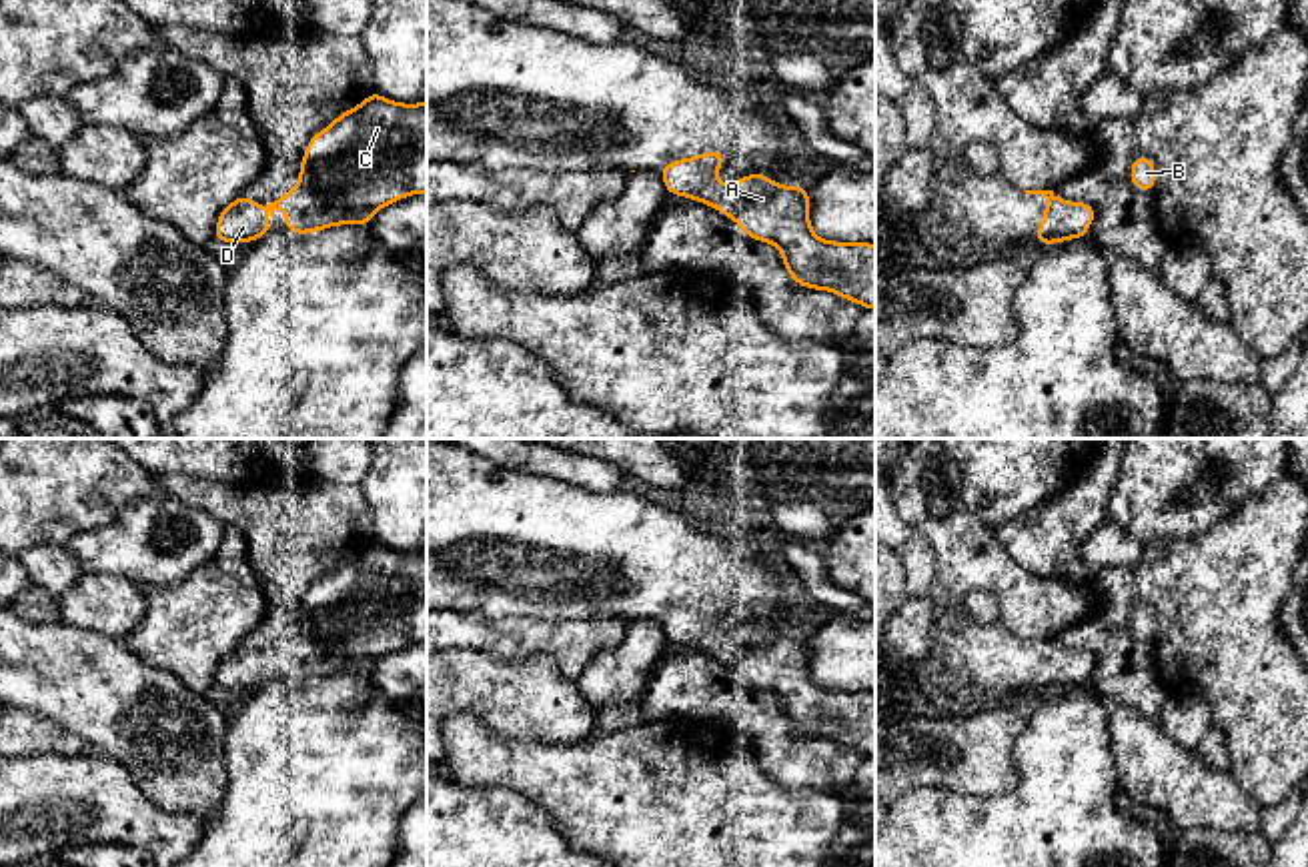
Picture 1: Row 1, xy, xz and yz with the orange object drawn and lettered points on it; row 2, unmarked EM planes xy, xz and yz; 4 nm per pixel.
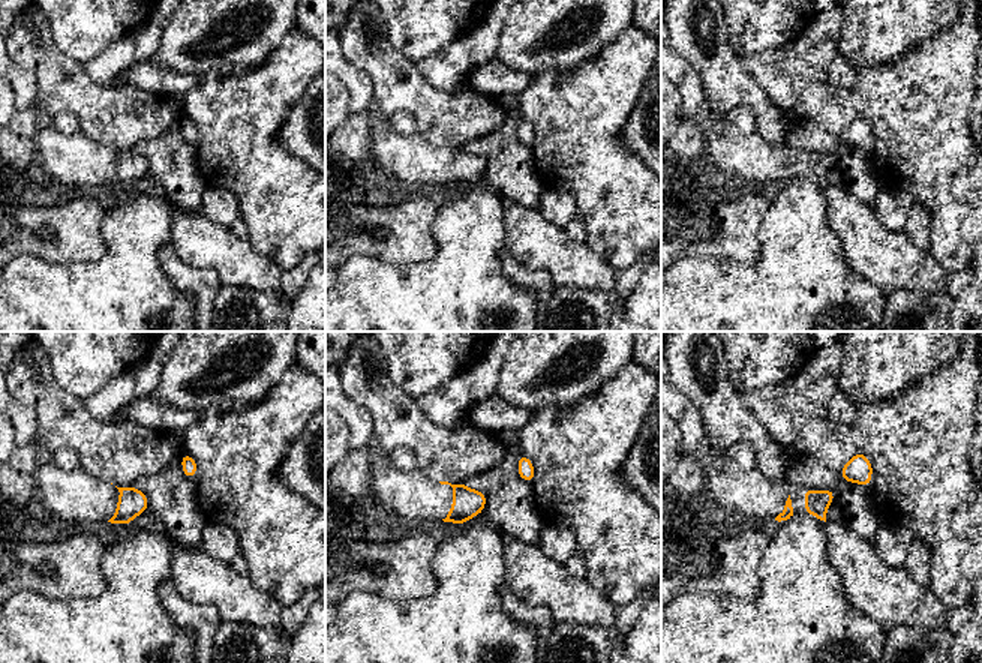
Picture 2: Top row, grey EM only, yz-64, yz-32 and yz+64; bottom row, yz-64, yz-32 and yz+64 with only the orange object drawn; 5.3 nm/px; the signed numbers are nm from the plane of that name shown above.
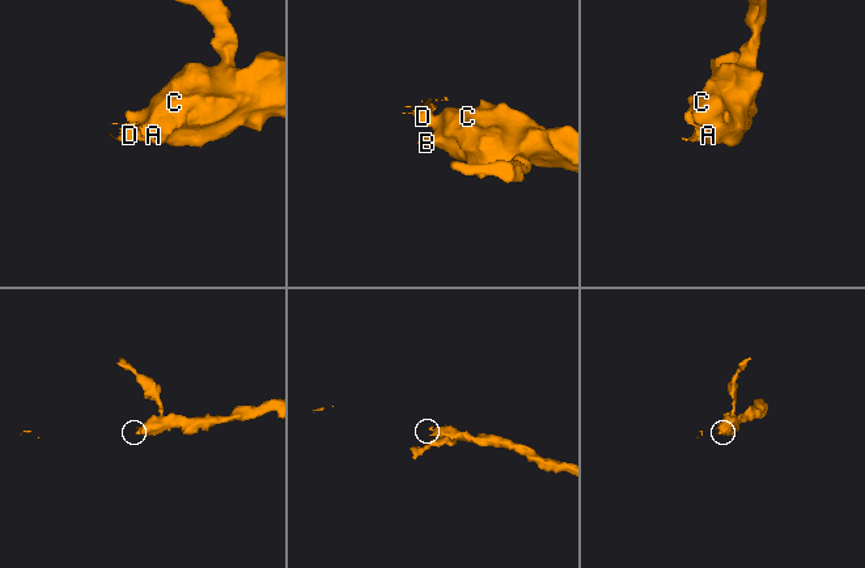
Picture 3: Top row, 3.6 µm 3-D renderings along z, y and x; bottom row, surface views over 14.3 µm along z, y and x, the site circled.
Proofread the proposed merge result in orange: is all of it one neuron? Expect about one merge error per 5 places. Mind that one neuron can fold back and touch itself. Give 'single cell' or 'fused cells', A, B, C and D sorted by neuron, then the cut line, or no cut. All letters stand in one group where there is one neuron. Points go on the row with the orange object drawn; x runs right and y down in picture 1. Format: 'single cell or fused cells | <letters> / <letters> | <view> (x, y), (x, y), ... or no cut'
single cell | A B C D | no cut

